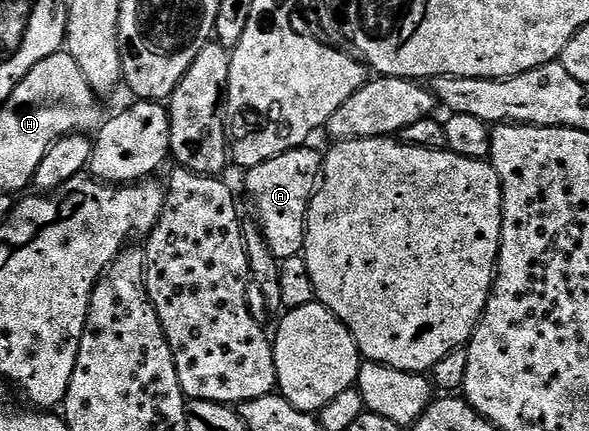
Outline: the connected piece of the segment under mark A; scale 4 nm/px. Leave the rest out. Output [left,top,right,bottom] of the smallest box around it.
[244,149,322,260]

